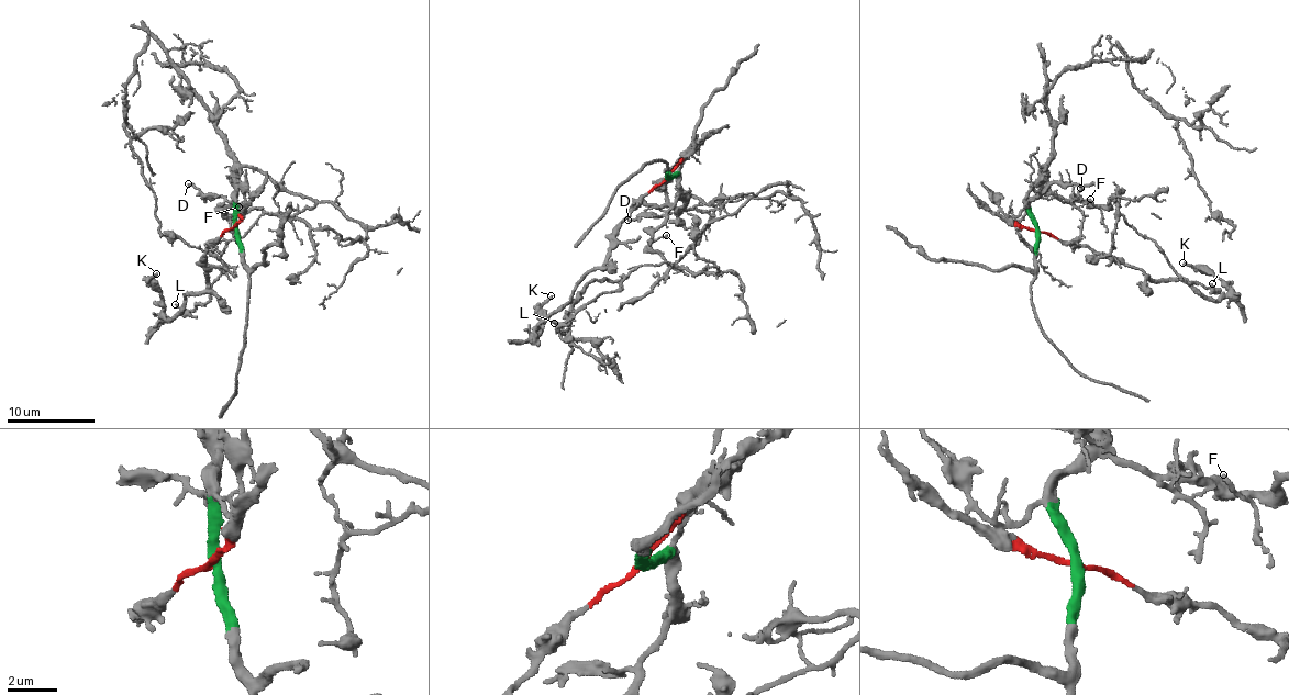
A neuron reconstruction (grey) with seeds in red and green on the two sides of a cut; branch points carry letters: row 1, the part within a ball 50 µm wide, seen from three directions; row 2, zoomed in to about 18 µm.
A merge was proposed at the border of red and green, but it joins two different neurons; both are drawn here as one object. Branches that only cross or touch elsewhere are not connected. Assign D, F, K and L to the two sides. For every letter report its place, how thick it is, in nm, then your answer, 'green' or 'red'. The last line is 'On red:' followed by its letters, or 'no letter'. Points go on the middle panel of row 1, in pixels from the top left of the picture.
D: (628, 220) | 180 nm | green
F: (666, 235) | 140 nm | green
K: (551, 295) | 200 nm | red
L: (554, 323) | 130 nm | green
On red: K

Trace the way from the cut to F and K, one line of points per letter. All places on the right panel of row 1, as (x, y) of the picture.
F: (1037, 231), (1029, 205), (1031, 199), (1053, 192), (1065, 199), (1085, 200), (1099, 209), (1089, 198)
K: (1037, 231), (1121, 258), (1152, 280), (1180, 280), (1201, 294), (1215, 299), (1226, 287), (1215, 277), (1182, 262)

